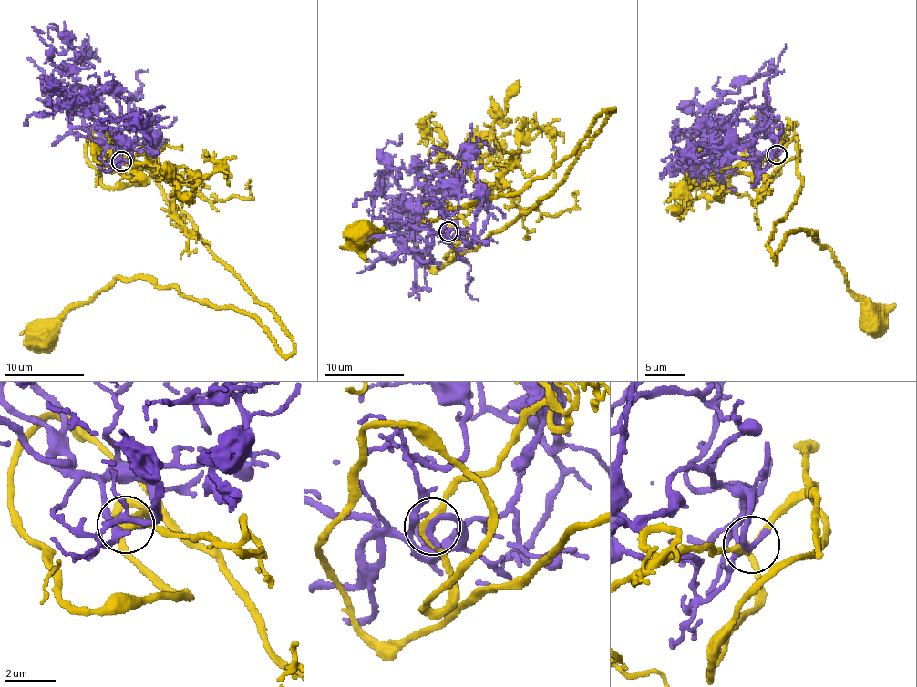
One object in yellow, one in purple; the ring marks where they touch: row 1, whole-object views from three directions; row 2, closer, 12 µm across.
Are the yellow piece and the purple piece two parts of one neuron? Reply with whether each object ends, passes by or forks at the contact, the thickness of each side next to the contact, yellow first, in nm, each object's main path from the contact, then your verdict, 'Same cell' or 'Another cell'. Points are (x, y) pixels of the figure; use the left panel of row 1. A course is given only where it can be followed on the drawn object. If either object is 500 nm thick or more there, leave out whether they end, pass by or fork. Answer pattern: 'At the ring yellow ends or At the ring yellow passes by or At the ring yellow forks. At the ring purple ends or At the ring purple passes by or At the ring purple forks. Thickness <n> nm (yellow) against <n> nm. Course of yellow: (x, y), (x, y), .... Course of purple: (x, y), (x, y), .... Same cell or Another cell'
At the ring yellow passes by. At the ring purple ends. Thickness 220 nm (yellow) against 320 nm. Course of yellow: (119, 161), (149, 174), (293, 349), (283, 355), (256, 318), (140, 279), (72, 304), (47, 337). Course of purple: (121, 161), (129, 159), (126, 148), (96, 142), (74, 127), (66, 102), (81, 84), (76, 64), (87, 46). Same cell

